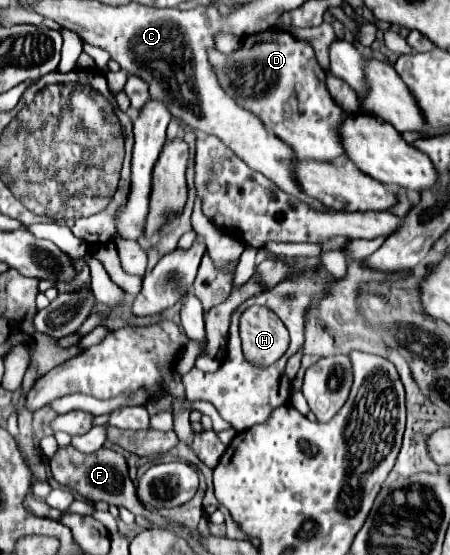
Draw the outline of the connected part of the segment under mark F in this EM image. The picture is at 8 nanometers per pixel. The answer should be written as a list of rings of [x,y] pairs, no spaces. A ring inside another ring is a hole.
[[[66,446],[66,448],[60,448],[56,458],[50,460],[50,470],[52,470],[52,476],[58,484],[62,486],[68,486],[72,492],[80,494],[82,498],[90,500],[90,502],[96,502],[96,500],[104,500],[108,504],[114,504],[114,506],[124,506],[128,508],[132,514],[142,514],[146,516],[150,522],[154,524],[162,524],[162,516],[156,514],[156,512],[146,512],[146,508],[136,500],[136,494],[134,494],[134,484],[132,480],[128,478],[128,466],[126,466],[126,460],[122,454],[110,450],[110,448],[100,448],[98,452],[94,454],[82,454],[78,450],[74,450],[72,446]]]

